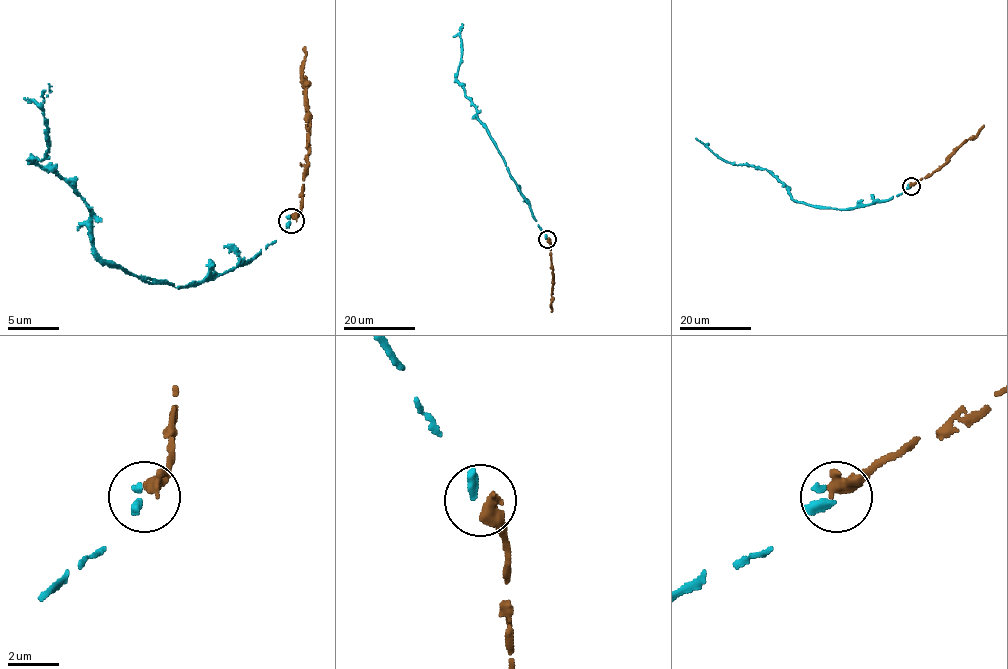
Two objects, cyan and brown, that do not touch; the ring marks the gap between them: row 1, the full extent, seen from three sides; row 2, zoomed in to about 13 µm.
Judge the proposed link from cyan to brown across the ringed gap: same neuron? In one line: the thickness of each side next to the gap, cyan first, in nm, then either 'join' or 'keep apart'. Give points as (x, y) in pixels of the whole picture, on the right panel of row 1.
calibres 360 and 600 nm; join

